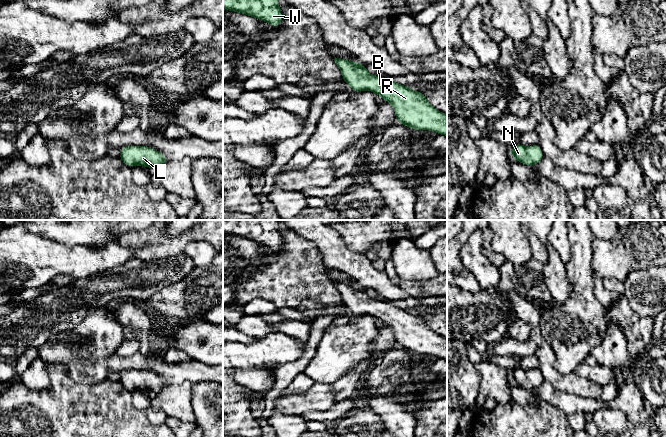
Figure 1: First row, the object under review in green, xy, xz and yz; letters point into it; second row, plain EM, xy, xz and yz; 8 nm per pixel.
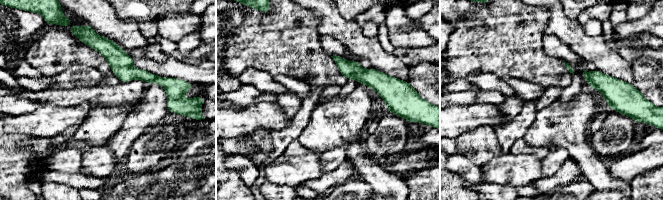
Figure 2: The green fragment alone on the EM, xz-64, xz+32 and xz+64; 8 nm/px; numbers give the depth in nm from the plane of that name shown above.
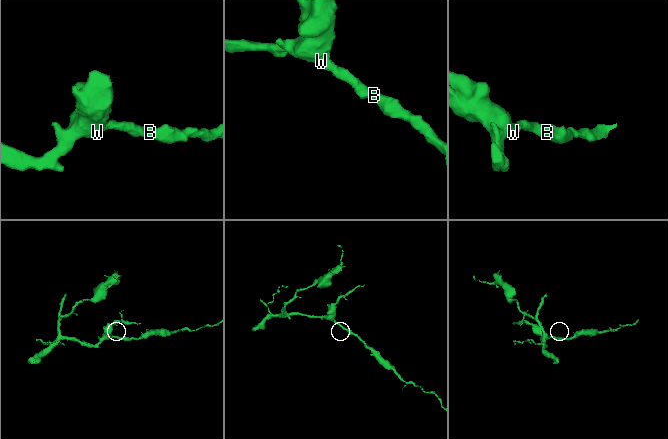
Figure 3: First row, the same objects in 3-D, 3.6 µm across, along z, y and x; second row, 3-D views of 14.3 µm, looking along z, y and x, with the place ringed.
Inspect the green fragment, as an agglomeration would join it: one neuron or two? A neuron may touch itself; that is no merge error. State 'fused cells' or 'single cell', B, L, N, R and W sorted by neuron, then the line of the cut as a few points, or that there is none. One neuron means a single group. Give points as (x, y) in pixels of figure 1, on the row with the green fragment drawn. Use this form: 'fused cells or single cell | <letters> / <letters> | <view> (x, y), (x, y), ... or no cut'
single cell | B L N R W | no cut

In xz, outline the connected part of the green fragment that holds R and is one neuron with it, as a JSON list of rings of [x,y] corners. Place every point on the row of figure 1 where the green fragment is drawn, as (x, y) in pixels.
[[[341,58],[333,60],[339,67],[345,84],[351,86],[352,92],[369,90],[380,95],[394,107],[398,123],[411,129],[430,130],[447,136],[447,115],[432,107],[423,93],[385,77],[370,75],[365,65],[358,62]]]

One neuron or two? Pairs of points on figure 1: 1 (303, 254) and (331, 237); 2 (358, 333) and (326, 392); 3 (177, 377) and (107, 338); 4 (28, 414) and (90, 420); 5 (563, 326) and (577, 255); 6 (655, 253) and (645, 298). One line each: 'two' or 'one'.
1: two
2: two
3: two
4: one
5: one
6: two

